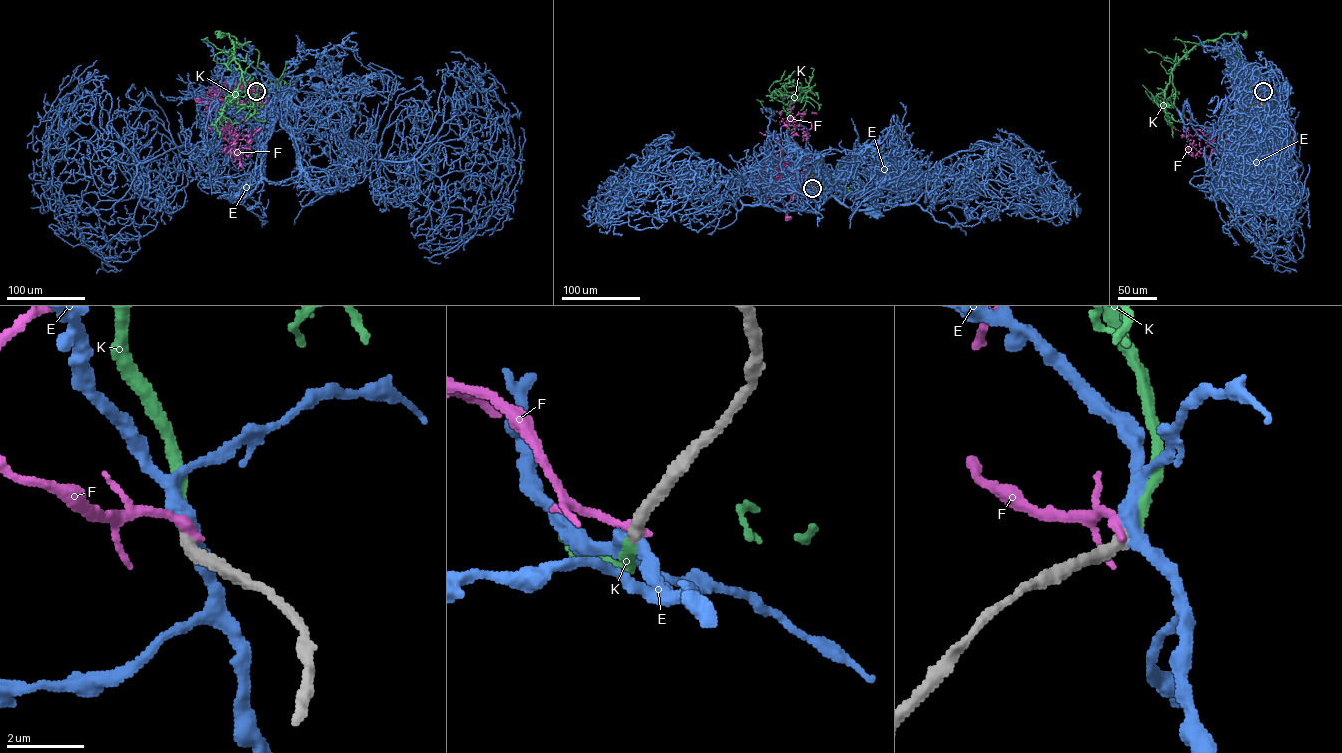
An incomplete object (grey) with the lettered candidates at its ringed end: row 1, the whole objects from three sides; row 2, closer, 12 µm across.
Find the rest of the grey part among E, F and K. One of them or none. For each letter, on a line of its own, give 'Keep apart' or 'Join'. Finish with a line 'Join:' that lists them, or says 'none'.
E: Keep apart
F: Keep apart
K: Join
Join: K

